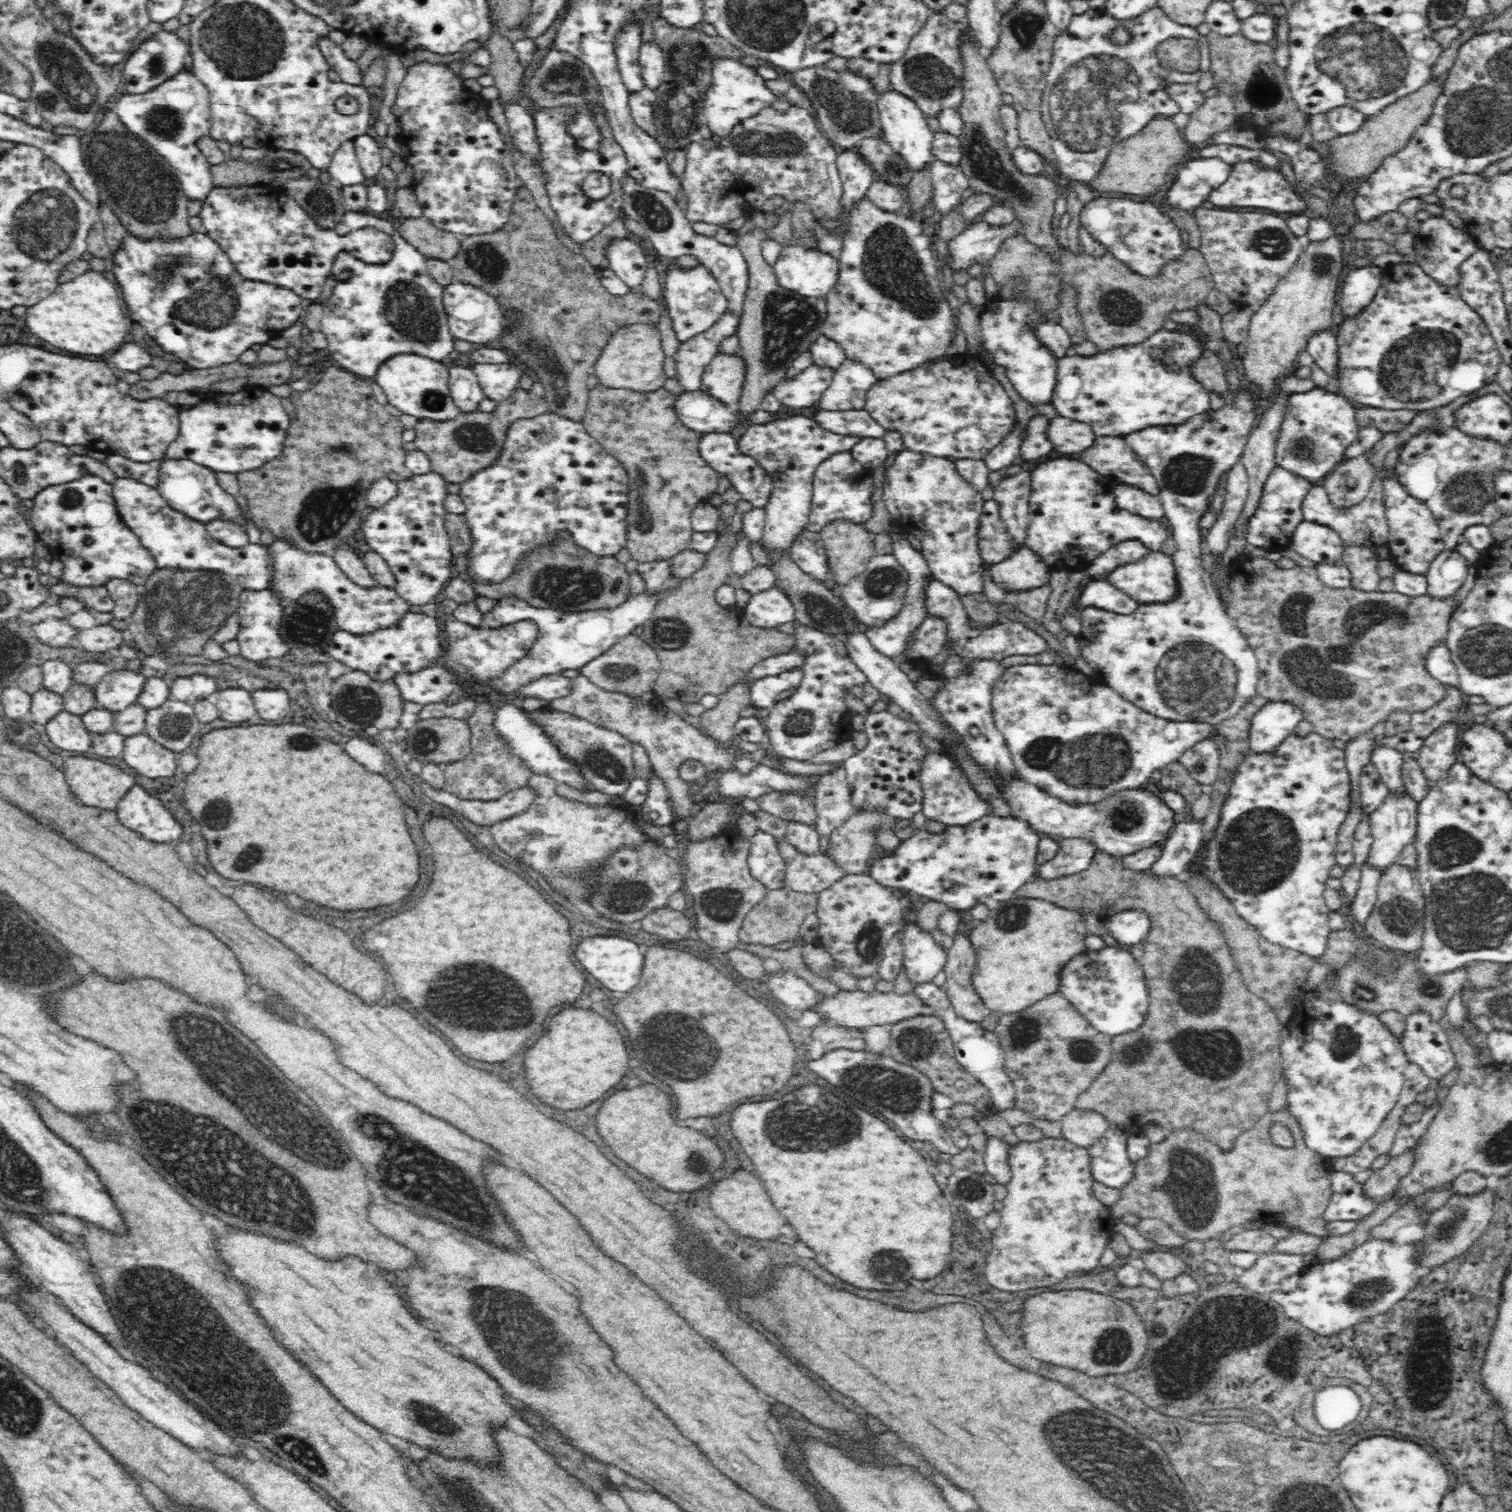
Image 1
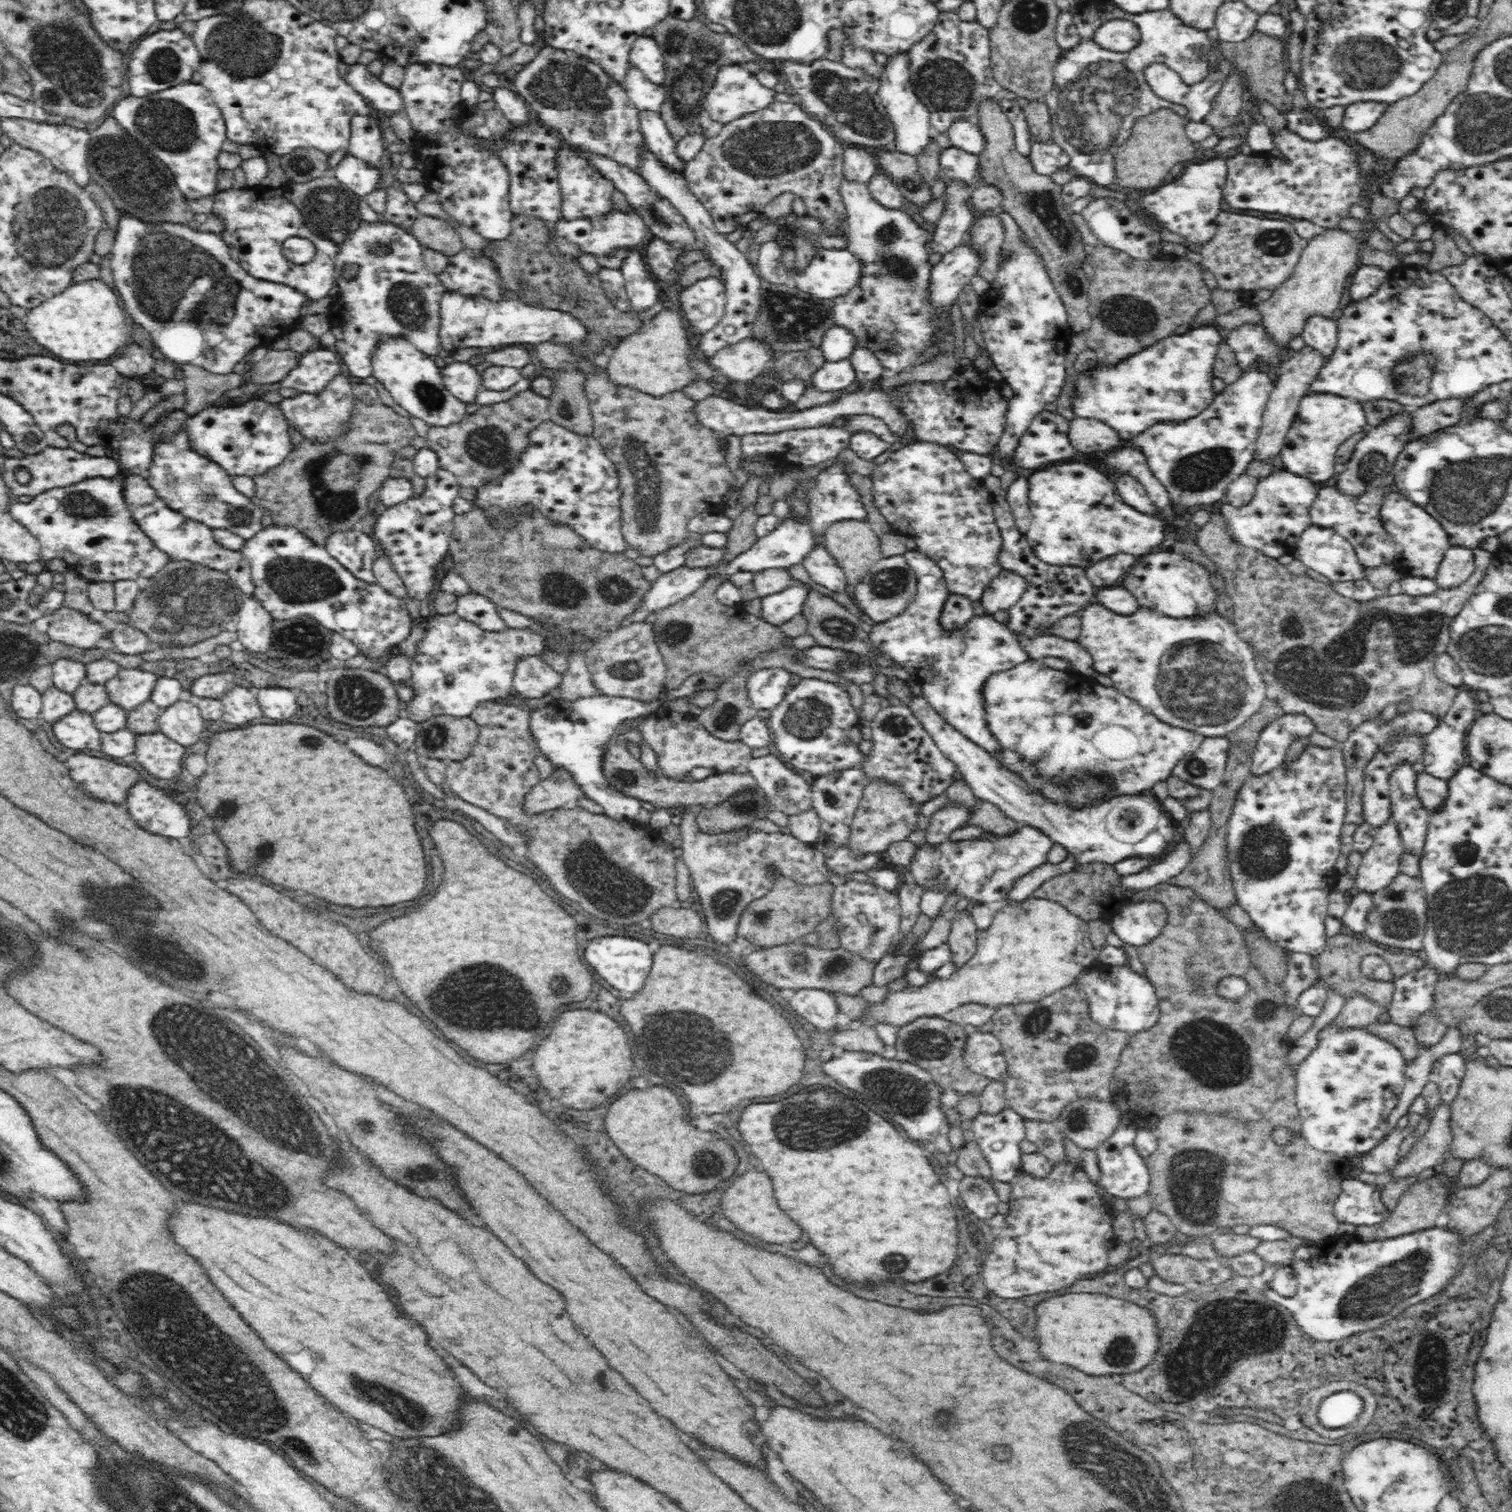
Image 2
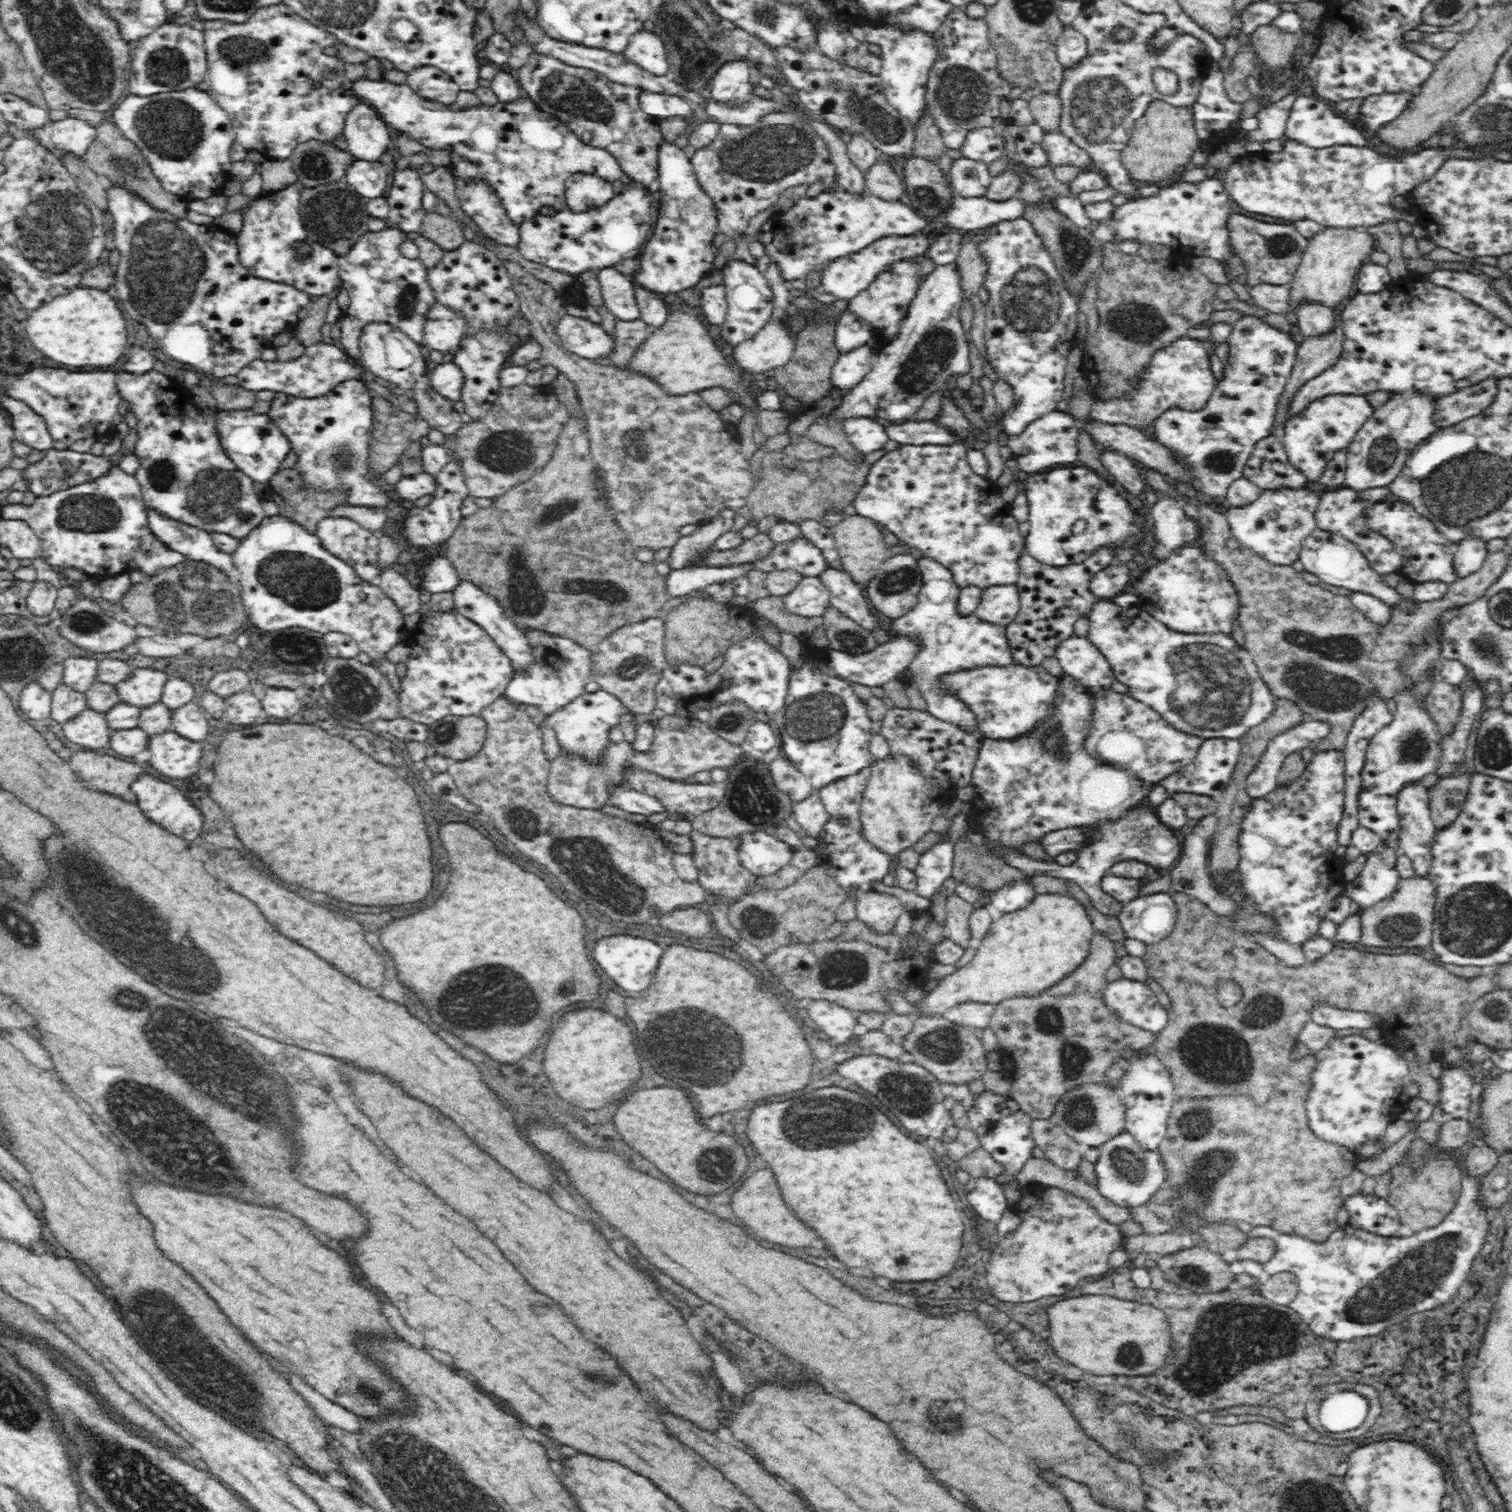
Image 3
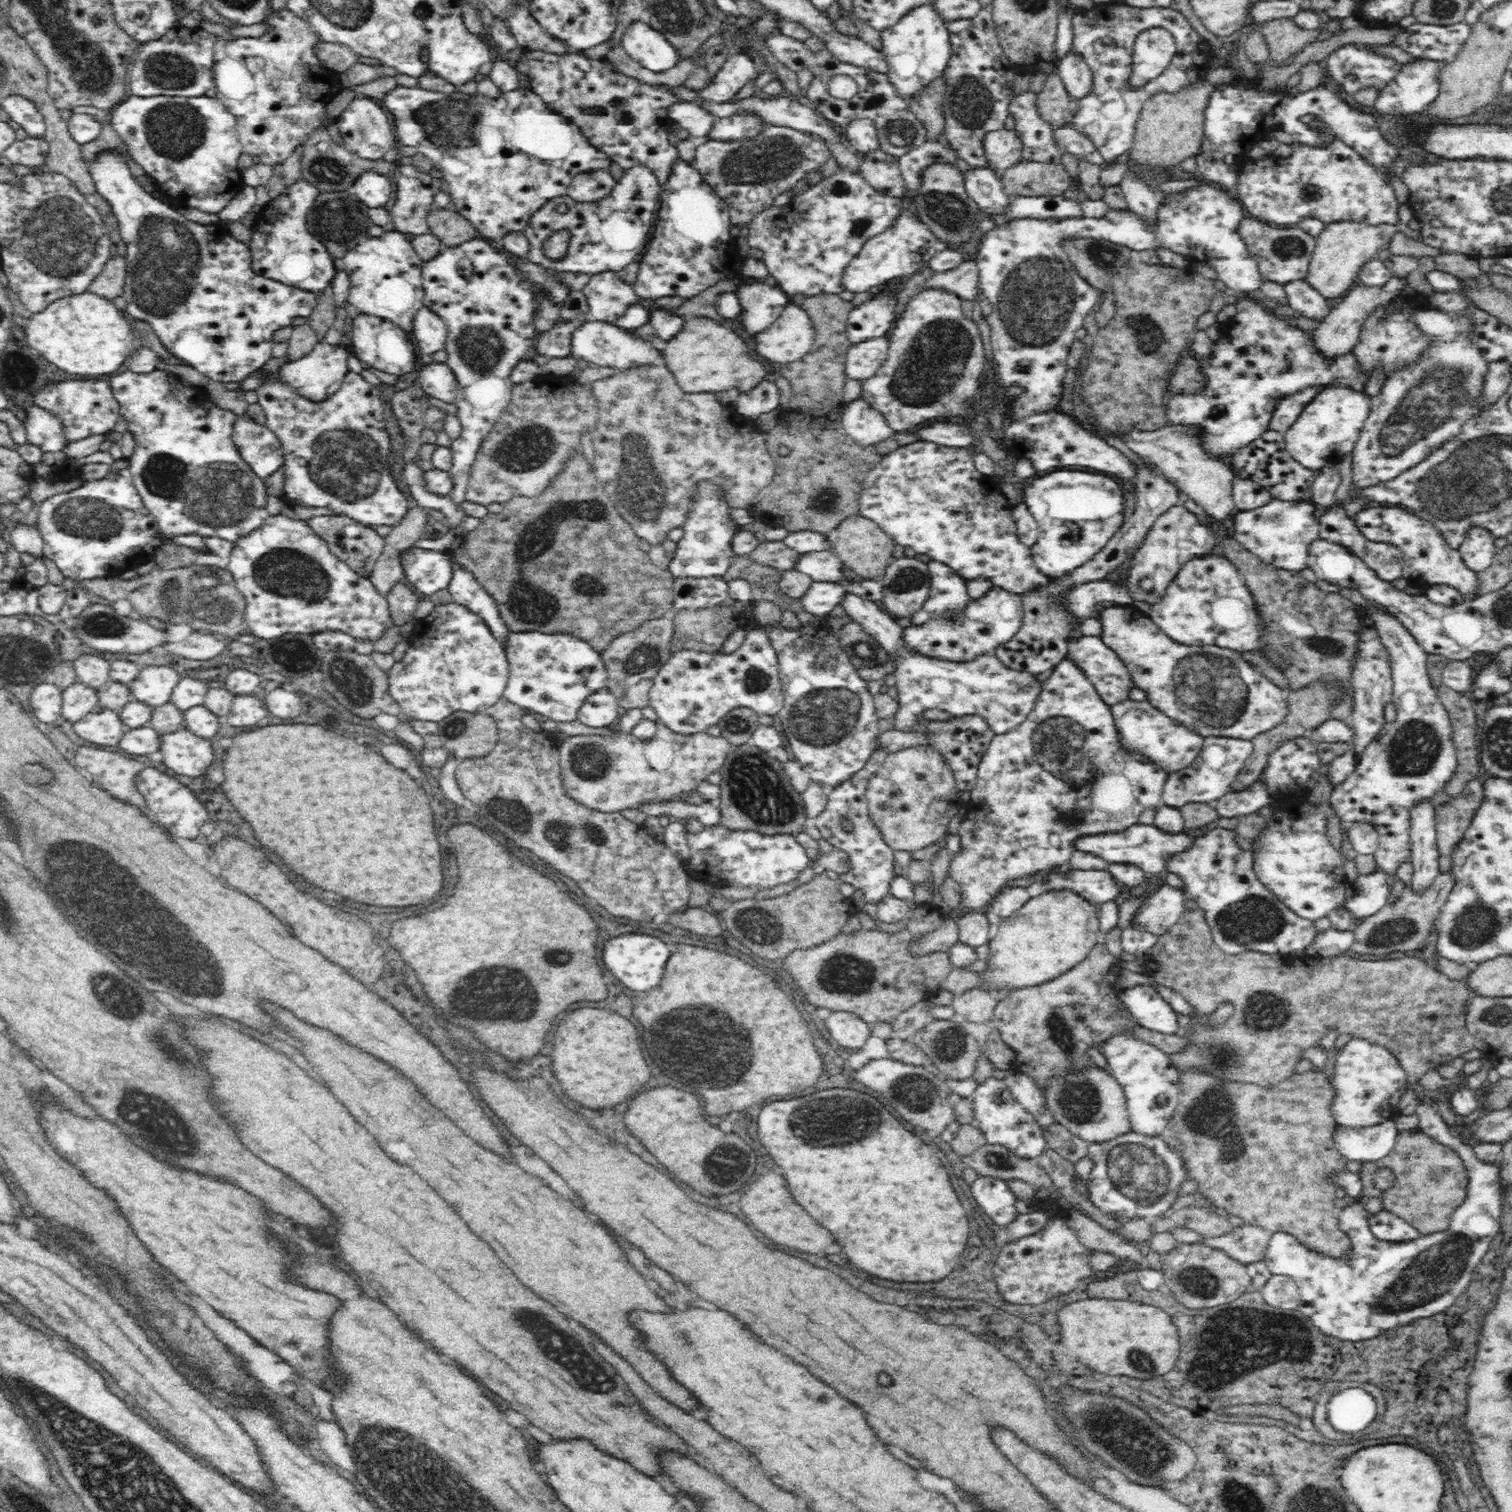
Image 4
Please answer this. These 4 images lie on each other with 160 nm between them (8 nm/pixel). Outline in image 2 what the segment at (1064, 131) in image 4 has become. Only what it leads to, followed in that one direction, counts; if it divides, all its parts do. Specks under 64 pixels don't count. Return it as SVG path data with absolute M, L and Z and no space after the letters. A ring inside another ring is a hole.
M1052 138L1046 142L1035 140L1028 158L1041 176L1050 176L1070 164L1070 155Z

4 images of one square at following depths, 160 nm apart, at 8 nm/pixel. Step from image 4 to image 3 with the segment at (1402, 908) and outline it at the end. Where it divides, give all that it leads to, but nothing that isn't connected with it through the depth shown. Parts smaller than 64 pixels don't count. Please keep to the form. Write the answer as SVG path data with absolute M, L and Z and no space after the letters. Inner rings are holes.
M1404 878L1400 879L1398 886L1396 888L1396 892L1388 898L1388 900L1383 903L1379 903L1375 905L1370 911L1362 911L1359 915L1360 924L1361 924L1361 935L1360 940L1356 944L1362 944L1364 948L1424 948L1431 944L1431 938L1434 930L1434 916L1436 913L1436 904L1438 900L1438 885L1434 883L1434 881L1430 880L1430 878Z

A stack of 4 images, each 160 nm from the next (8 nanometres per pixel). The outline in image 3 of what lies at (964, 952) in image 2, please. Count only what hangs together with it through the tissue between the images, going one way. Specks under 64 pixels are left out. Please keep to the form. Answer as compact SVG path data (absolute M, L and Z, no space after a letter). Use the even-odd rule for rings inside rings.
M956 893L946 896L944 906L947 913L944 927L948 938L964 948L975 945L968 934L969 918L975 912L974 906L956 896Z

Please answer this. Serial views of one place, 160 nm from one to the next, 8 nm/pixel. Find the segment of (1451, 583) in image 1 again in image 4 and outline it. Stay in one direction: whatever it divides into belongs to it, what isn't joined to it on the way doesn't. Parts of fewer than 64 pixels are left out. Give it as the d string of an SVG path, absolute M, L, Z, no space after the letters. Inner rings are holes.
M1480 525L1470 527L1458 548L1465 565L1476 573L1492 567L1498 551L1494 539L1495 536L1486 527Z

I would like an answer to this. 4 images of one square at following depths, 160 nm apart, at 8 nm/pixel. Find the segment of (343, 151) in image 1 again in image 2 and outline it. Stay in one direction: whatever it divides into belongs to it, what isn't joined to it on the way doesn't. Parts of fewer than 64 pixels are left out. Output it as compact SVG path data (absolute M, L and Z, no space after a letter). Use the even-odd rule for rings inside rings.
M349 153L340 160L331 175L359 197L372 194L376 189L383 187L380 170L364 160L354 158Z

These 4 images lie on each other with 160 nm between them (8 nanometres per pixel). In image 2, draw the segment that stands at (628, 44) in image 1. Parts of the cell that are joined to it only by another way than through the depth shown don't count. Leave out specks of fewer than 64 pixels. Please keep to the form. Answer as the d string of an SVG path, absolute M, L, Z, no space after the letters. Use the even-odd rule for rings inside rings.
M630 66L625 74L624 88L629 100L640 111L660 112L668 94L662 84L650 82L635 66Z

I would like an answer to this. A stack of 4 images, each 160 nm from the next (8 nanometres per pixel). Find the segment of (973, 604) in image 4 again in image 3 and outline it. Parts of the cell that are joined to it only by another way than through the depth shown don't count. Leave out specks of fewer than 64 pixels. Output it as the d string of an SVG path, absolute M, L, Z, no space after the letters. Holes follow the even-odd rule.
M1014 584L983 589L980 604L972 616L978 620L1006 628L1016 618L1021 607L1019 592ZM896 633L895 635L889 635L888 642L878 645L872 652L866 654L852 656L845 652L829 649L823 662L846 680L858 682L862 686L882 686L886 682L896 679L898 674L908 669L912 660L922 652L922 648L924 648L924 641L920 637L906 635L906 633Z

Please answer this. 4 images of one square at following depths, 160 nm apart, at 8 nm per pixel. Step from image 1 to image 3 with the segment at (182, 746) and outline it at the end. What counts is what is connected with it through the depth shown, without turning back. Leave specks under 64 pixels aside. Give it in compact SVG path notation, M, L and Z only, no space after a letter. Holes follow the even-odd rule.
M195 702L172 711L172 725L178 734L194 741L209 740L208 714Z

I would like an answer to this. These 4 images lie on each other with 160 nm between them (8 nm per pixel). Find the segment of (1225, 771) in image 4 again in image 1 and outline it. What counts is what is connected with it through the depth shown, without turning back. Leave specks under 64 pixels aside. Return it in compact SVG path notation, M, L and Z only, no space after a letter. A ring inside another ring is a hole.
M1212 738L1202 740L1187 750L1177 761L1200 786L1209 789L1217 782L1221 757L1219 746Z

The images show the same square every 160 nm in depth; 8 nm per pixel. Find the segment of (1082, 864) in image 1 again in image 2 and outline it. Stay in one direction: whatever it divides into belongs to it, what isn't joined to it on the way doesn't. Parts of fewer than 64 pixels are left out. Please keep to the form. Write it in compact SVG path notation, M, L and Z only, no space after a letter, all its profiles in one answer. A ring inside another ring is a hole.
M1068 854L1068 858L1060 864L1042 864L1032 872L1019 876L1015 881L1012 881L1012 886L1006 891L1006 898L1001 901L1005 905L1025 902L1043 882L1060 873L1072 871L1076 866L1077 864L1075 864L1071 854Z

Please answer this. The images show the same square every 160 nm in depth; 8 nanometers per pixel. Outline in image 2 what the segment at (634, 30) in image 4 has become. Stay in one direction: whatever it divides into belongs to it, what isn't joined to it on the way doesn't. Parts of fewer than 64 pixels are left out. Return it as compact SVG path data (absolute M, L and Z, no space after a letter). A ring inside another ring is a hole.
M639 36L629 50L627 58L650 82L662 84L665 78L664 56L652 36Z

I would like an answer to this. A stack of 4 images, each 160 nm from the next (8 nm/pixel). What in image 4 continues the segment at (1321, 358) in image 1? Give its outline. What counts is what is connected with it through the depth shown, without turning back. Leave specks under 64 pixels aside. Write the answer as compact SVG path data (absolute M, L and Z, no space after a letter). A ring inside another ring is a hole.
M1306 279L1286 283L1284 286L1288 306L1290 306L1299 317L1314 318L1322 320L1331 311L1329 300L1313 288Z

